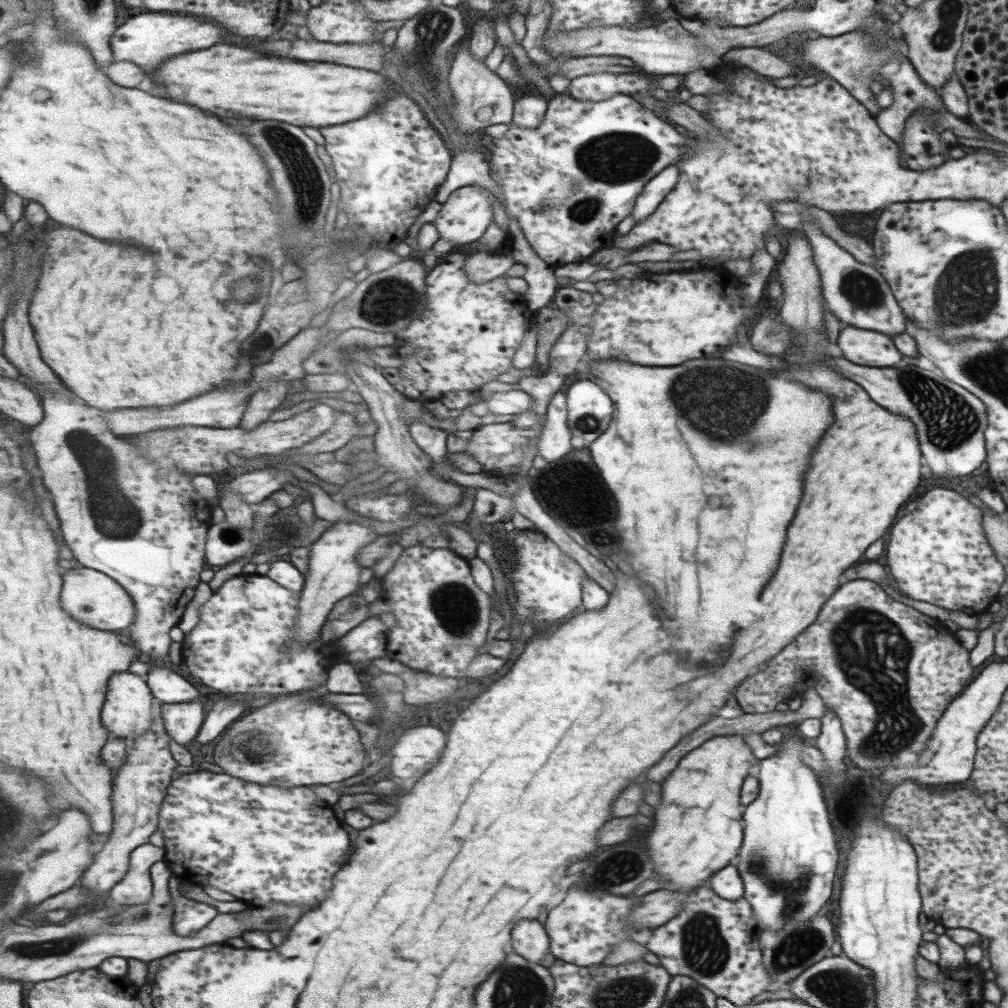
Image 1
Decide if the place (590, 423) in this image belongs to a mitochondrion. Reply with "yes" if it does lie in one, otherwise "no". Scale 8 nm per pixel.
yes

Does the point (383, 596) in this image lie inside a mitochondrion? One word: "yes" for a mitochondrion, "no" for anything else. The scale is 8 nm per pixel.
no

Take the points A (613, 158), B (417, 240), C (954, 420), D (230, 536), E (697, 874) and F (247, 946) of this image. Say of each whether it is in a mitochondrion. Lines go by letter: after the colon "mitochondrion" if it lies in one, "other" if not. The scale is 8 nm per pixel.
A: mitochondrion
B: other
C: mitochondrion
D: mitochondrion
E: other
F: other

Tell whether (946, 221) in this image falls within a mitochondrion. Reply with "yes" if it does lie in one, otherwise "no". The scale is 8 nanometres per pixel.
no

